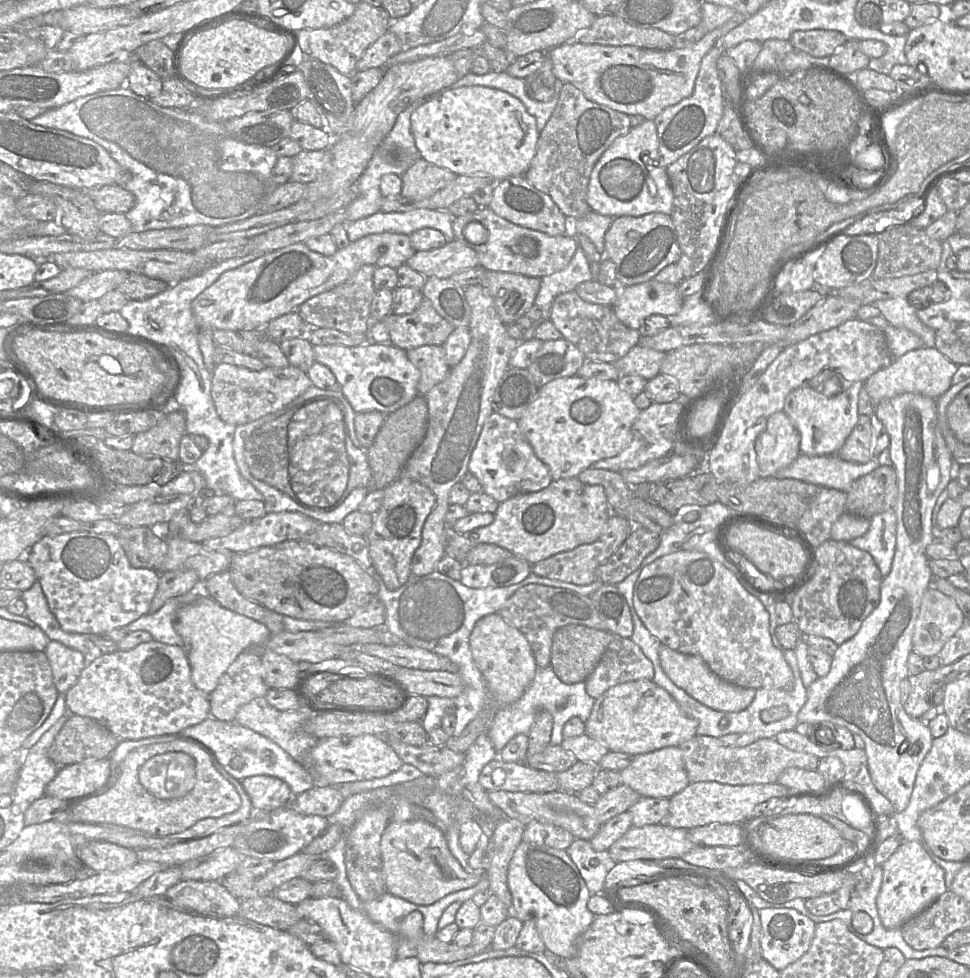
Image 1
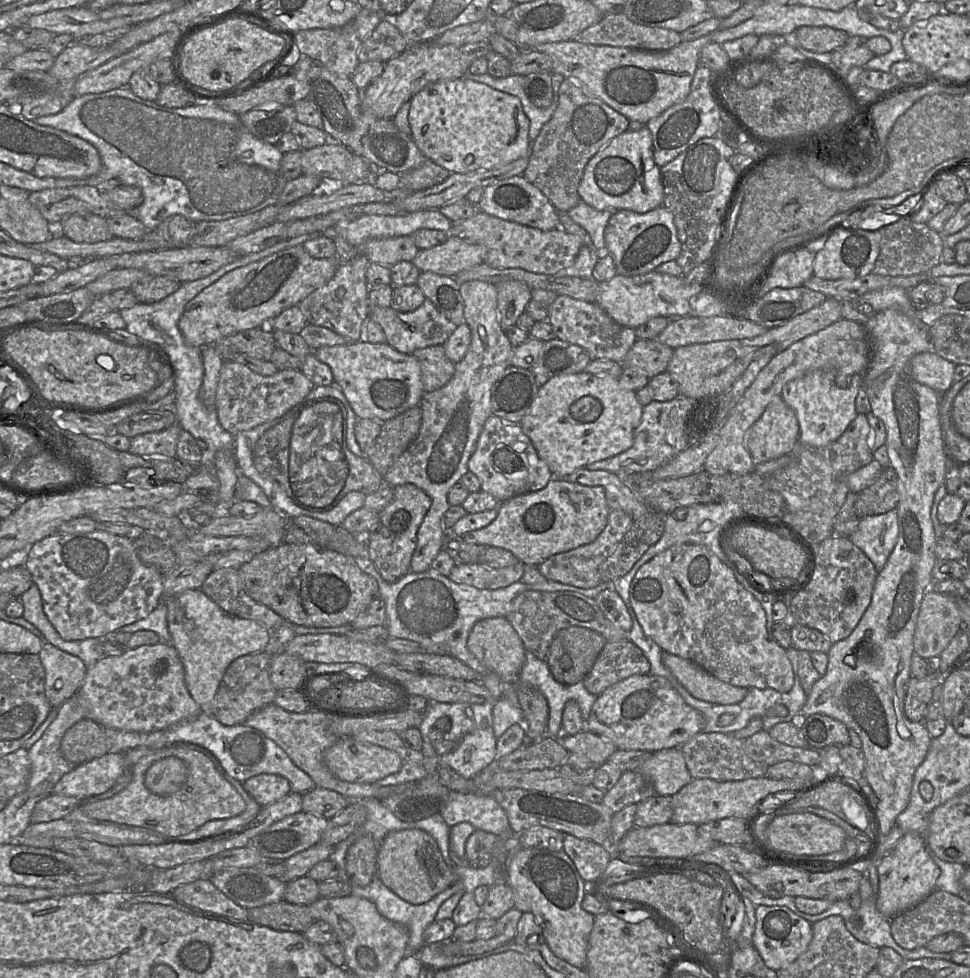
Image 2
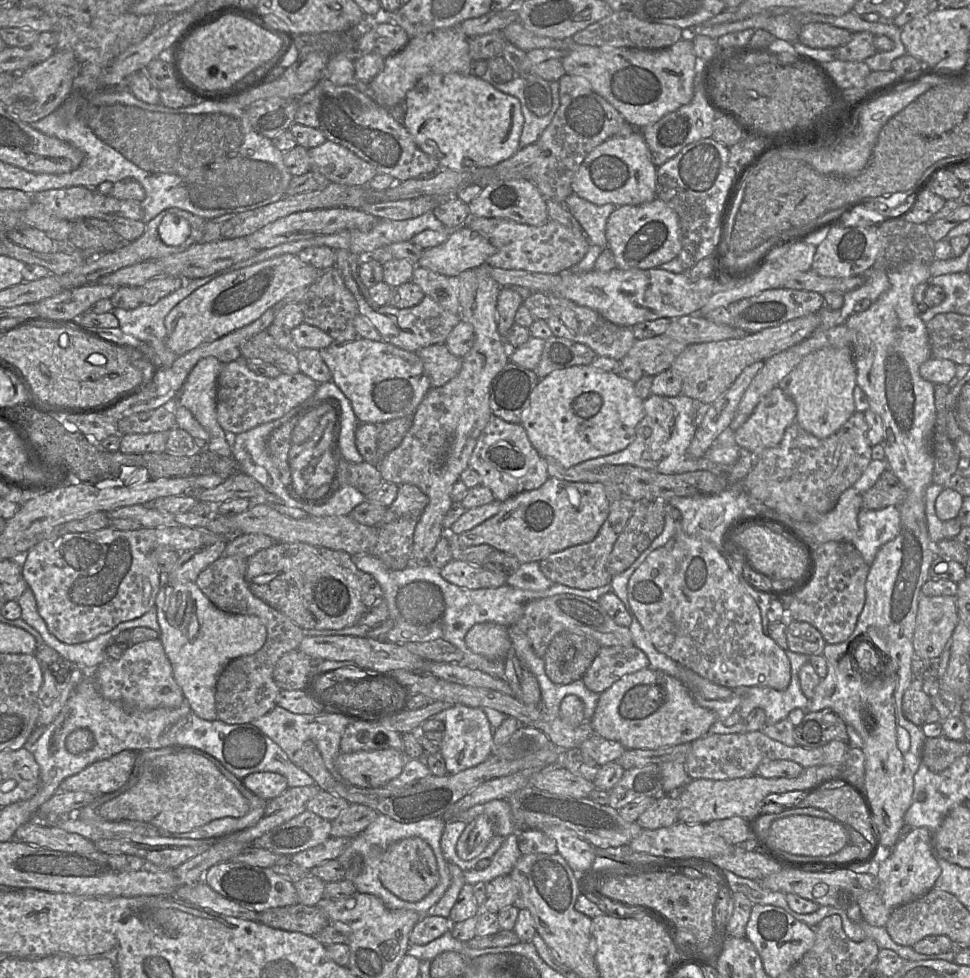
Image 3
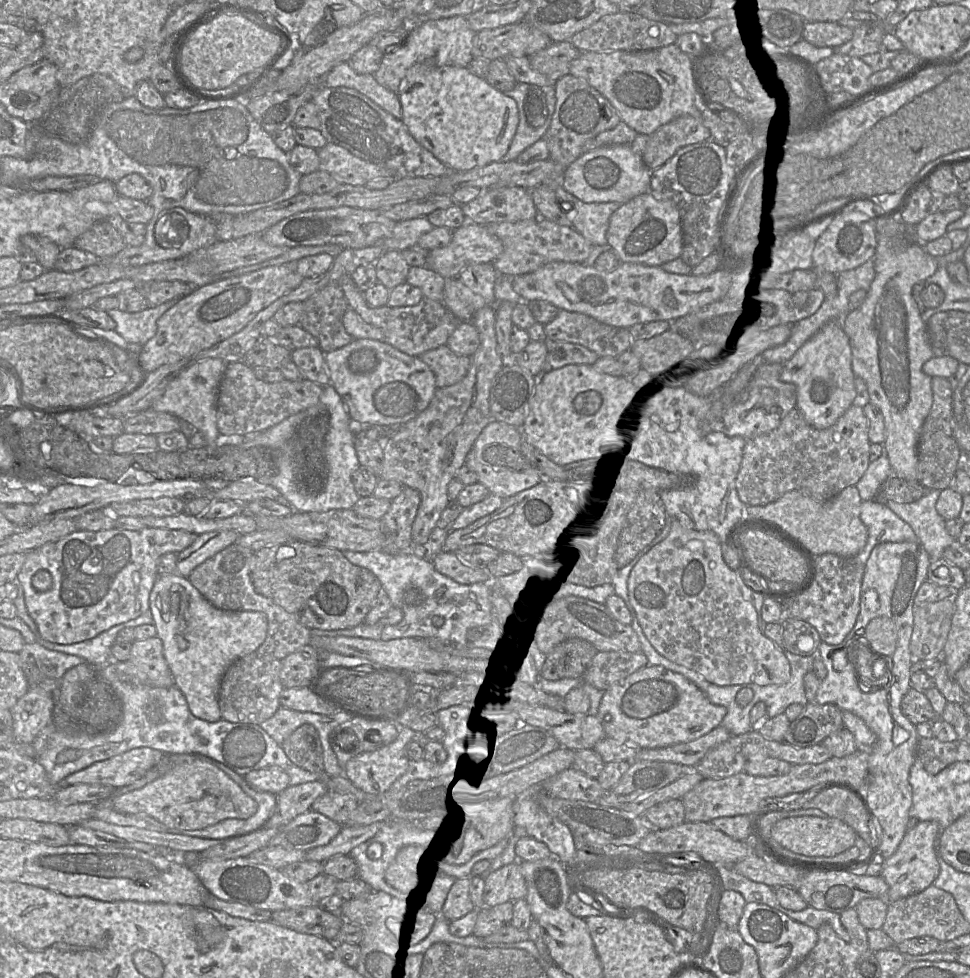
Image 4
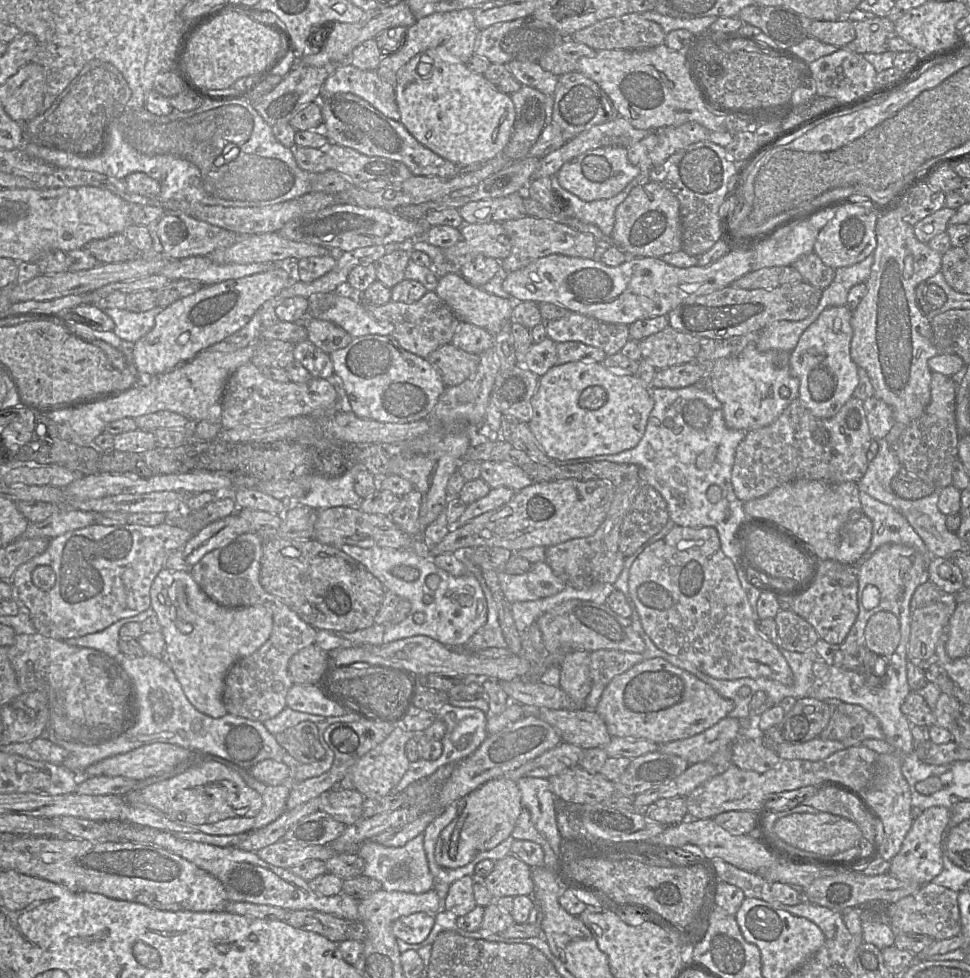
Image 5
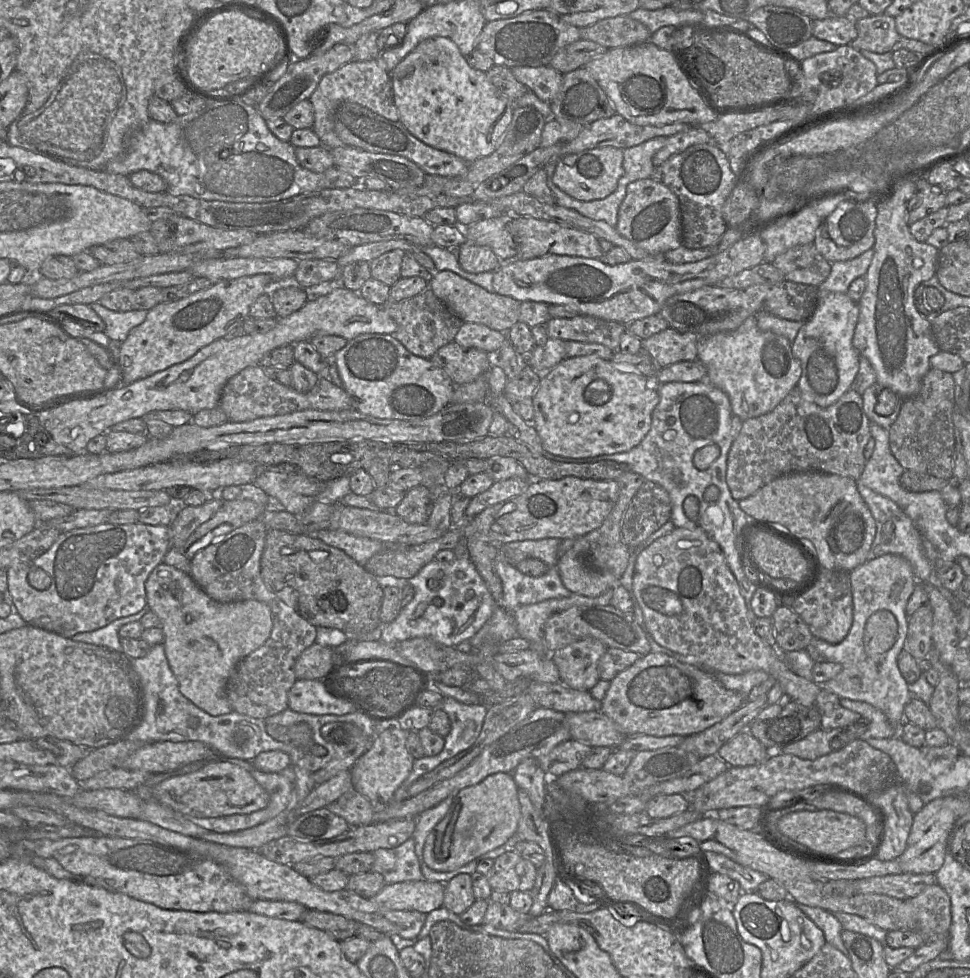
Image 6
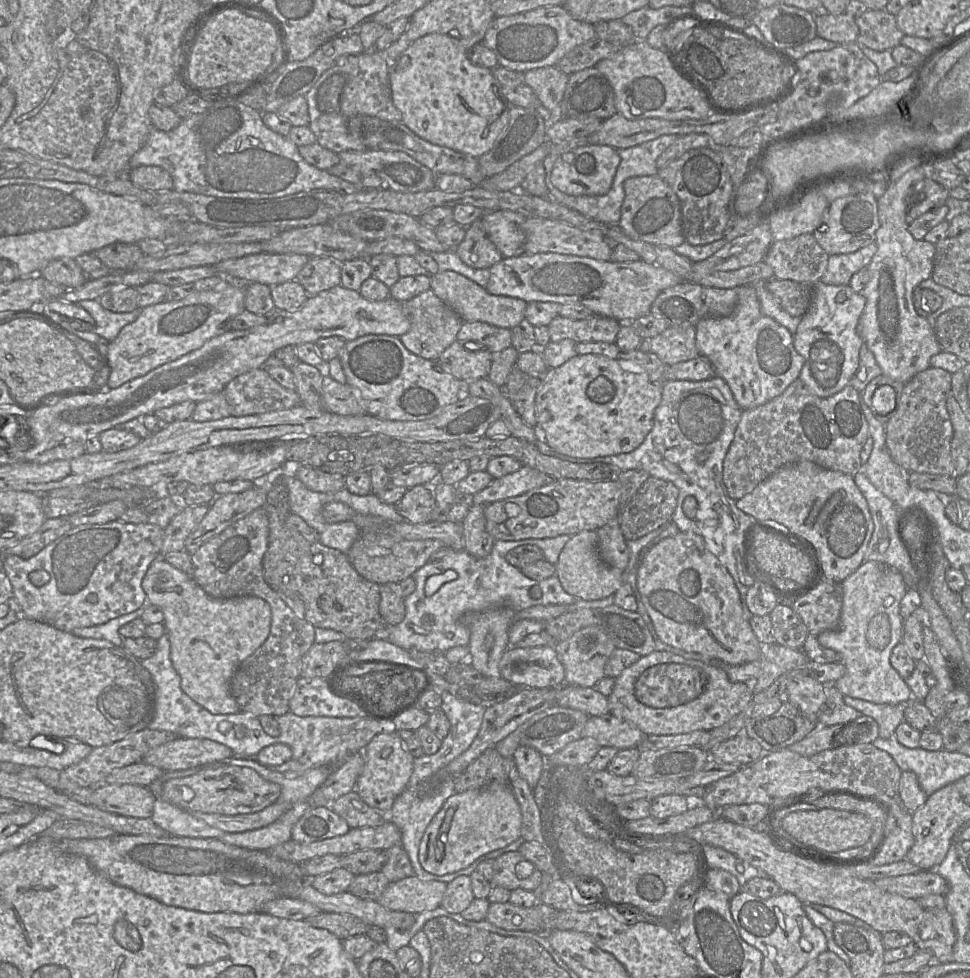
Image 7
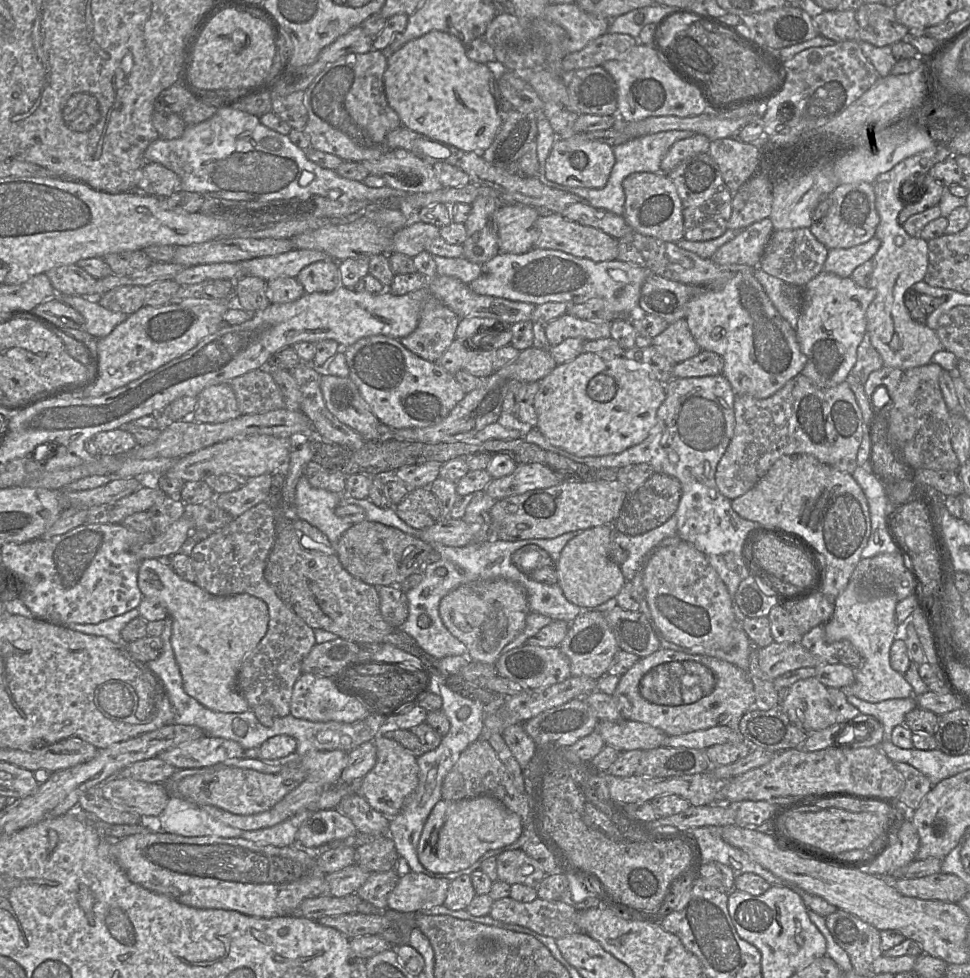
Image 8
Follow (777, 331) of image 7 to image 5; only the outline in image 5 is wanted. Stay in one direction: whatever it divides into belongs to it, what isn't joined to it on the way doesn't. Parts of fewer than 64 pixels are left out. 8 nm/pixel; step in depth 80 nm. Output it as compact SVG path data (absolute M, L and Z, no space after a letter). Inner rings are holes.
M750 343L739 355L720 358L714 363L712 370L706 374L705 381L709 390L722 404L728 428L748 432L768 426L782 414L793 400L799 398L800 380L791 375L790 355L791 352L777 349L760 352L755 343Z

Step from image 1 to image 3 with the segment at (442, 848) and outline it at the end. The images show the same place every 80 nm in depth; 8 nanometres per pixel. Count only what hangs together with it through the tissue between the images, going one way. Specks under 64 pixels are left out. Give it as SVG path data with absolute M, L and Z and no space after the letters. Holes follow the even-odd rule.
M418 837L406 838L391 844L382 855L379 880L384 888L407 902L426 897L439 882L437 860L432 848Z

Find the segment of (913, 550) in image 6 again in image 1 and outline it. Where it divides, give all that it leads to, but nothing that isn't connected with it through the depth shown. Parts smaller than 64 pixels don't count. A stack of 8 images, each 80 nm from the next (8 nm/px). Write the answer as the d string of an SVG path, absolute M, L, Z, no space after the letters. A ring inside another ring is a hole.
M895 511L872 516L869 530L862 536L852 539L849 543L861 550L868 552L875 560L883 578L892 567L896 548L897 518Z

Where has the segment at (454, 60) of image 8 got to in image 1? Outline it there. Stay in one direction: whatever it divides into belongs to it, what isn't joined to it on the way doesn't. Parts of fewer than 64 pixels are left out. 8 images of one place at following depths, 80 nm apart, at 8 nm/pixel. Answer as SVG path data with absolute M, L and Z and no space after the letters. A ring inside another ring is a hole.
M466 86L455 89L447 88L431 96L430 98L424 98L423 100L426 101L417 107L411 115L411 131L415 140L416 147L420 153L420 157L422 157L424 160L449 170L456 175L488 175L497 182L507 178L525 175L529 169L532 159L536 154L539 131L537 129L536 119L527 112L523 103L519 99L507 92L496 88L483 86Z

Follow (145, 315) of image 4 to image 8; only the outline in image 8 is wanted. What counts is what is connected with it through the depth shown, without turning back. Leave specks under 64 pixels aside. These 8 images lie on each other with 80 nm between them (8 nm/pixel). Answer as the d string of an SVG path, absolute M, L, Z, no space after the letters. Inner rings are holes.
M57 296L78 311L84 318L83 330L97 339L108 336L113 329L125 321L129 315L112 312L102 307L97 298L82 296Z

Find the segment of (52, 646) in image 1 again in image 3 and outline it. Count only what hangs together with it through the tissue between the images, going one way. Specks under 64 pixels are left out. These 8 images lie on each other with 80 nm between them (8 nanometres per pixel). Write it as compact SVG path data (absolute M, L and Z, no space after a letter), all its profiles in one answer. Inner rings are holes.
M46 643L37 646L34 655L43 672L43 683L37 699L39 706L37 726L47 727L60 713L78 683L85 676L85 672Z

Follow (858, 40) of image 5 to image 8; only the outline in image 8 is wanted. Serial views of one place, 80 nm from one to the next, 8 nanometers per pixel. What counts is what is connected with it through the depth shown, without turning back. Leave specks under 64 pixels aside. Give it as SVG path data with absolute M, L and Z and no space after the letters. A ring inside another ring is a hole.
M883 3L862 4L855 11L858 39L876 47L891 46L902 41L909 29L899 24L894 8Z

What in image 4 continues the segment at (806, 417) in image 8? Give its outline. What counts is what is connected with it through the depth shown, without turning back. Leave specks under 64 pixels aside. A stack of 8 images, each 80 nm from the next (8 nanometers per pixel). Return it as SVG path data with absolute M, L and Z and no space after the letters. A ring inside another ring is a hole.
M852 404L834 425L819 430L812 427L798 407L792 409L779 427L753 439L746 439L741 467L735 485L739 499L747 506L766 505L785 493L799 490L817 501L828 501L843 489L854 486L870 463L869 421L862 407Z

